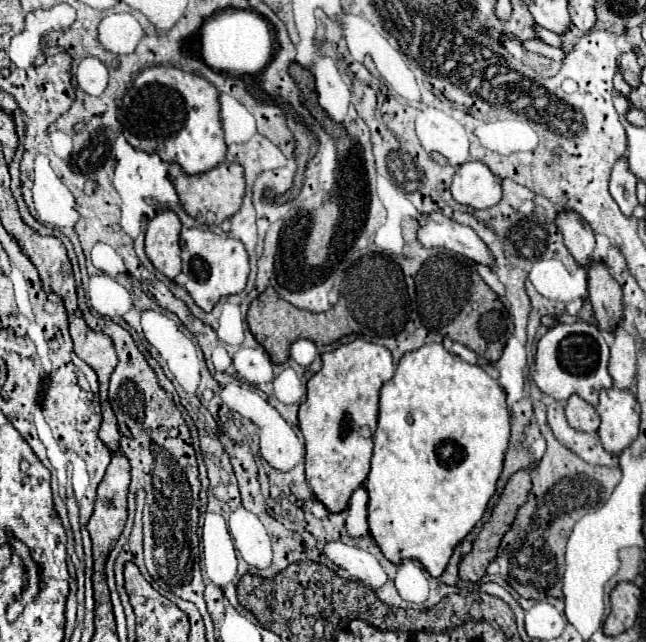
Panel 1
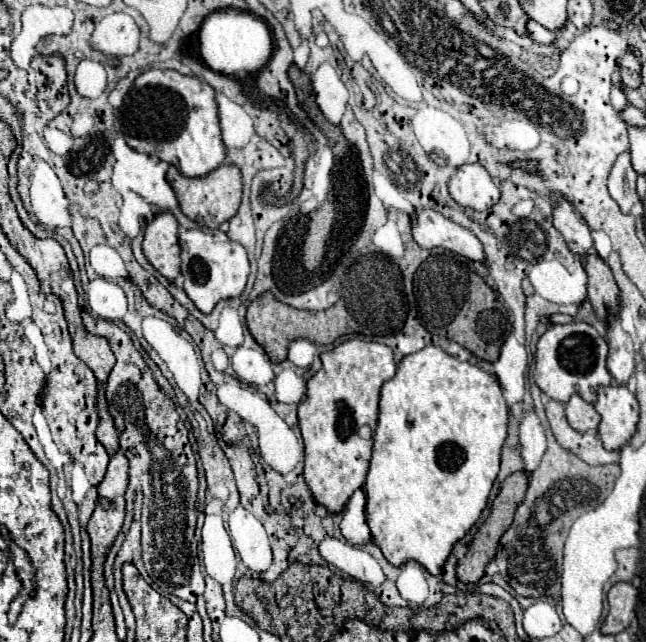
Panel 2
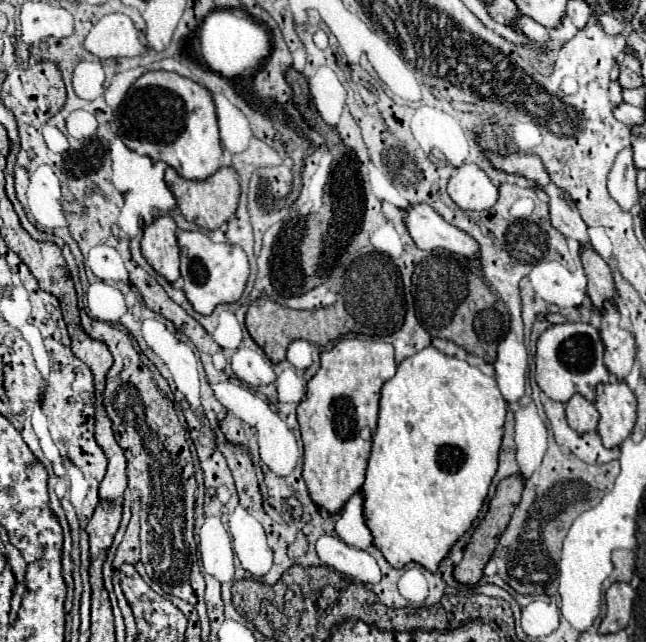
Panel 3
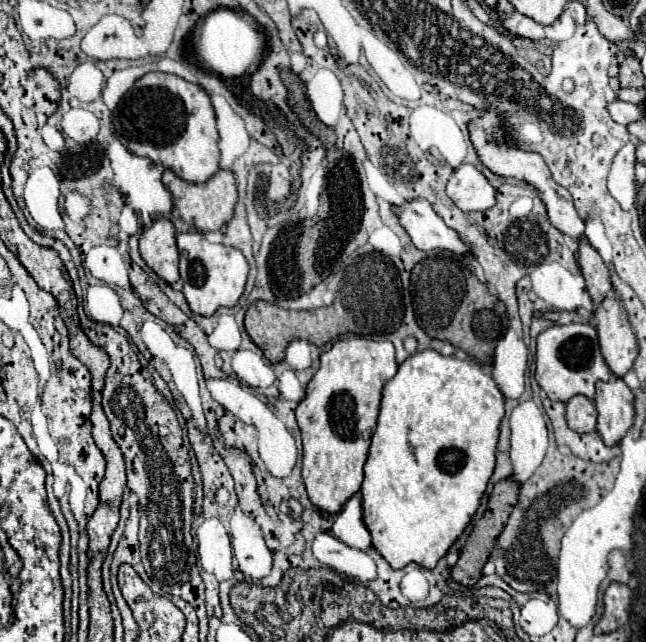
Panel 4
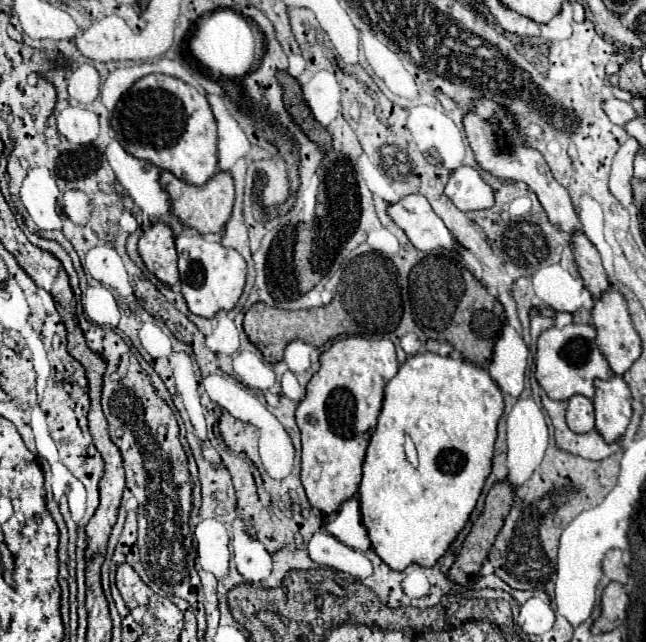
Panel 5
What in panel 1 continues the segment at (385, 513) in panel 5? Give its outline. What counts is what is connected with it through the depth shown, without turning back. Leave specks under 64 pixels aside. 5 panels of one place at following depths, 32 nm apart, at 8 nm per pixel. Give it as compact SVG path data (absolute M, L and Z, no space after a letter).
M426 344L426 346L420 346L418 350L406 352L398 362L398 368L396 368L396 374L392 376L392 380L388 380L380 390L380 416L378 416L378 430L374 433L372 468L366 478L366 490L370 496L370 500L368 500L370 534L376 540L382 554L390 562L400 562L404 558L418 560L430 576L434 576L434 578L442 576L454 548L482 520L482 516L488 508L488 502L496 492L496 482L504 468L502 464L504 464L504 452L508 448L508 442L510 442L510 412L508 412L506 396L494 378L490 378L480 366L472 366L472 364L460 360L456 354L448 352L442 344Z

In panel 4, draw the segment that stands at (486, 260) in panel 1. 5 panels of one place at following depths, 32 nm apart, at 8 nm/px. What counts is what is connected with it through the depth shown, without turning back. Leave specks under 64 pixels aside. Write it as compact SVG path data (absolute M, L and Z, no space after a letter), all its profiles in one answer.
M418 198L396 208L400 224L412 238L414 246L420 250L450 250L456 254L470 254L470 244L432 210L432 206Z

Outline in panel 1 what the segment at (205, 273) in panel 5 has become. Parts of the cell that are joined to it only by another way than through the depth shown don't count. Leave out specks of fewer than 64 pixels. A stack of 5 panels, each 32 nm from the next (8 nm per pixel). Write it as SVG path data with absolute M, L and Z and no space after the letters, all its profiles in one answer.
M182 228L180 236L182 272L190 278L186 282L186 290L204 312L210 312L222 296L238 294L244 290L248 278L248 252L240 240L230 236L224 238L212 230L200 228Z

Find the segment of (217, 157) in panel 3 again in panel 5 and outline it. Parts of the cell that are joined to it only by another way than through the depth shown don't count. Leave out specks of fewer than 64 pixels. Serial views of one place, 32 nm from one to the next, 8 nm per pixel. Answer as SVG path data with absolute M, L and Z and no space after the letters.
M148 74L140 78L116 104L110 122L126 152L170 170L188 184L202 186L218 172L216 120L208 98L174 76Z

